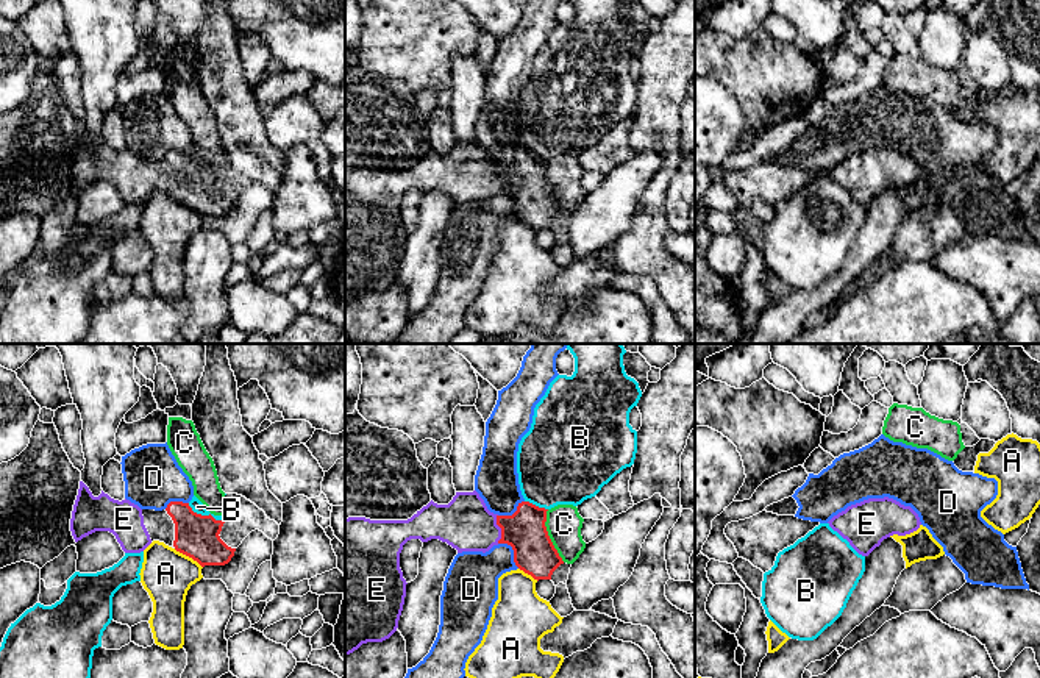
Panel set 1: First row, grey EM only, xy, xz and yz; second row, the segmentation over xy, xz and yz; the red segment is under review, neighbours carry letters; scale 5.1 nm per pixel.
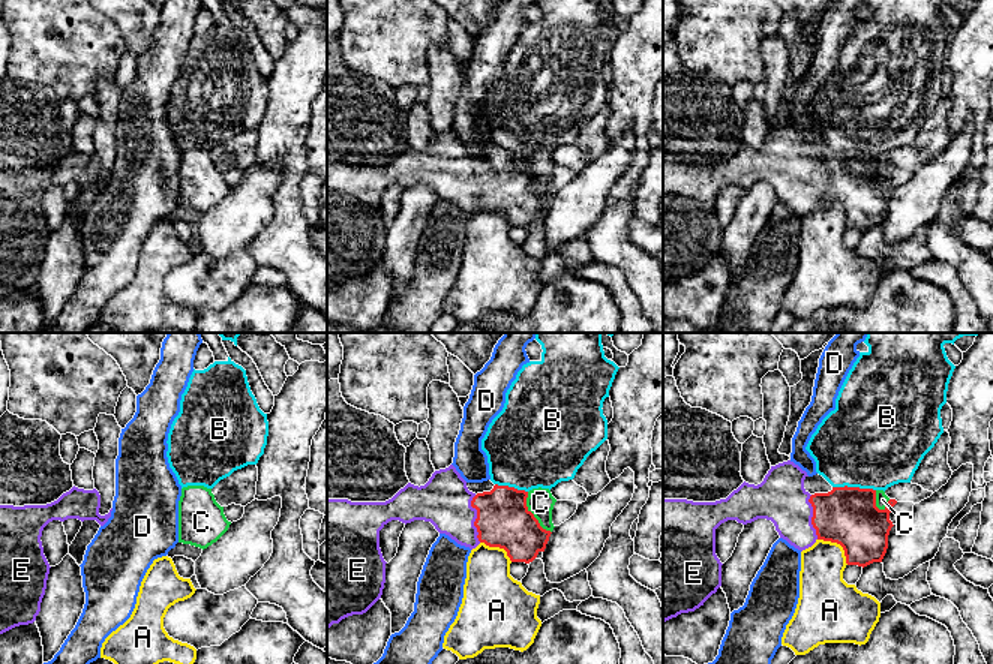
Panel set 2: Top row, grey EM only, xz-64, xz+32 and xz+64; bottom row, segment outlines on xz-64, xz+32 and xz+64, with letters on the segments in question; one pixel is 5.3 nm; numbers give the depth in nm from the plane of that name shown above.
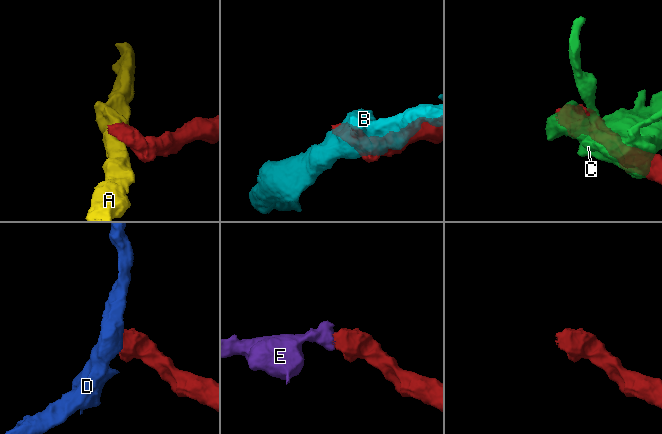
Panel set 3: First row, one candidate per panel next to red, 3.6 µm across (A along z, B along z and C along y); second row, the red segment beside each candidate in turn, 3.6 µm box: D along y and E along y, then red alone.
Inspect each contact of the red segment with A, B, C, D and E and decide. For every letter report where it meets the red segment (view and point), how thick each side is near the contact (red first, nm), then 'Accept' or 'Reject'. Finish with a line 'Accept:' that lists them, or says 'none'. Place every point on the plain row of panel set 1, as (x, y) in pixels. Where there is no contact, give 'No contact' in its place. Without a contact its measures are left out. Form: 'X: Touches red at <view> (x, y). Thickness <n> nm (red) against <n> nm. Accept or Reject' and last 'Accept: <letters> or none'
A: Touches red at xy (188, 205). Thickness 220 nm (red) against 260 nm. Reject
B: Touches red at xy (205, 166). Thickness 220 nm (red) against 70 nm. Reject
C: Touches red at xz (548, 186). Thickness 220 nm (red) against 180 nm. Reject
D: Touches red at xz (514, 202). Thickness 220 nm (red) against 260 nm. Reject
E: Touches red at xz (500, 177). Thickness 220 nm (red) against 280 nm. Accept
Accept: E

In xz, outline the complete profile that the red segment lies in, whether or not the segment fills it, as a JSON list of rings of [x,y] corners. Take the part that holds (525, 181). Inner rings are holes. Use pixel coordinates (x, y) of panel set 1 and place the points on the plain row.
[[[476,141],[456,142],[448,155],[433,150],[408,170],[345,169],[345,305],[362,294],[383,292],[398,278],[406,247],[406,230],[400,219],[400,203],[411,189],[428,192],[439,189],[458,203],[489,202],[493,195],[508,194],[514,200],[514,212],[534,230],[551,230],[553,222],[564,214],[554,198],[545,172],[545,158],[522,152],[512,166],[498,166],[487,159]]]

